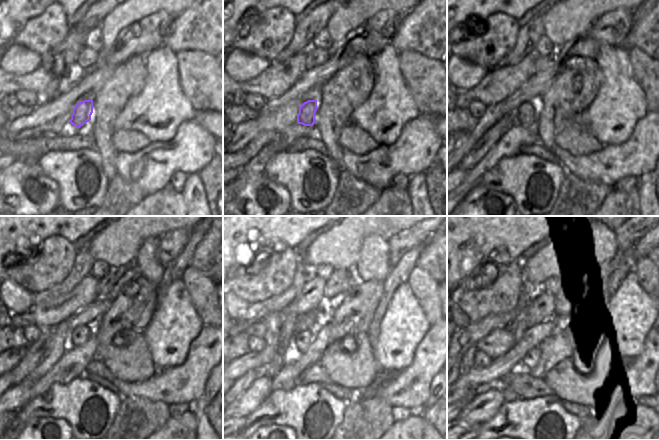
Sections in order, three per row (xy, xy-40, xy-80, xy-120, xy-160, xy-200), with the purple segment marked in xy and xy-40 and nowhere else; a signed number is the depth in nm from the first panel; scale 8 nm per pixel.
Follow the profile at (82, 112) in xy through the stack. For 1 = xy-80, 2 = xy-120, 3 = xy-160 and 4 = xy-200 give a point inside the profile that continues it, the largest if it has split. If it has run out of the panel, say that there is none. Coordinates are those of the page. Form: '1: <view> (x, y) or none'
1: xy-80 (527, 113)
2: xy-120 (78, 336)
3: xy-160 (298, 344)
4: xy-200 (532, 338)

